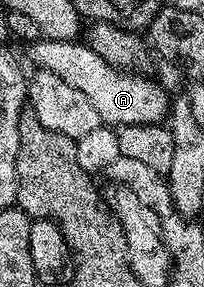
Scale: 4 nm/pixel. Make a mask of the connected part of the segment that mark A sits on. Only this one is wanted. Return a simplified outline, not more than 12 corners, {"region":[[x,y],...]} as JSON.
{"region":[[81,40],[29,46],[107,126],[156,125],[171,98]]}

